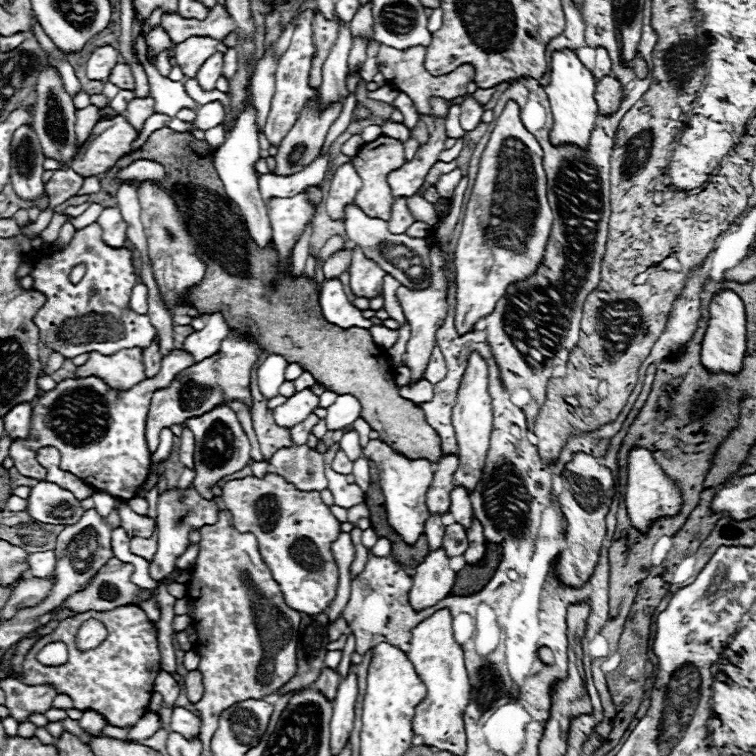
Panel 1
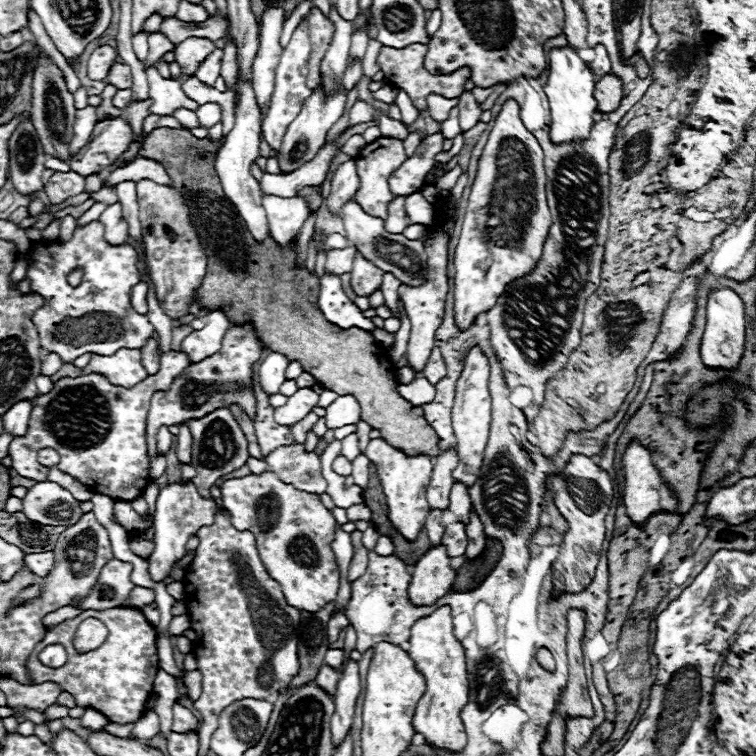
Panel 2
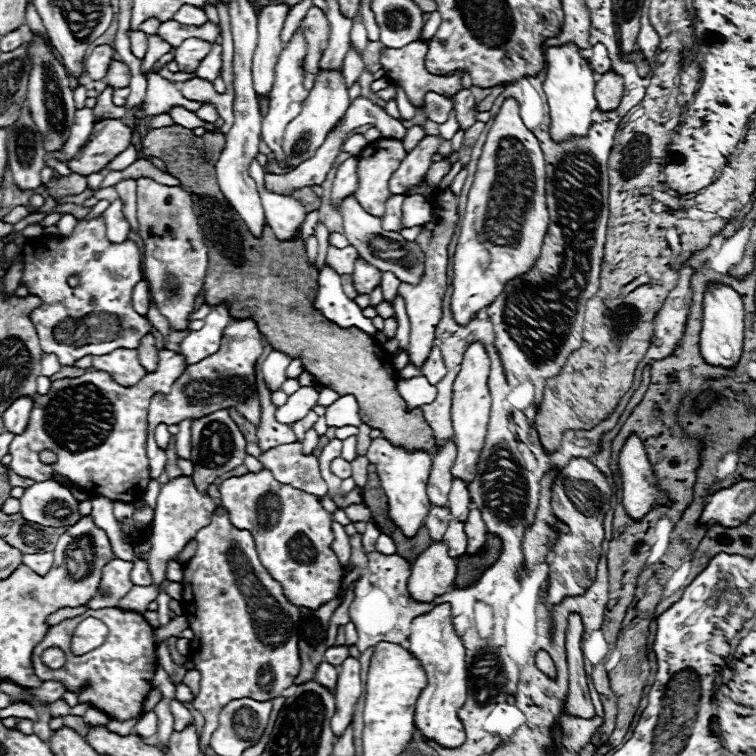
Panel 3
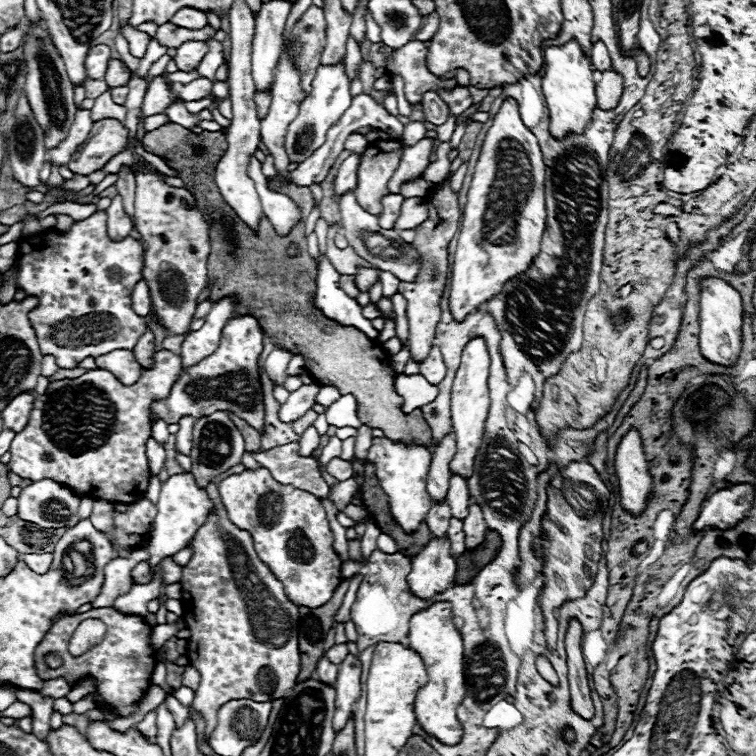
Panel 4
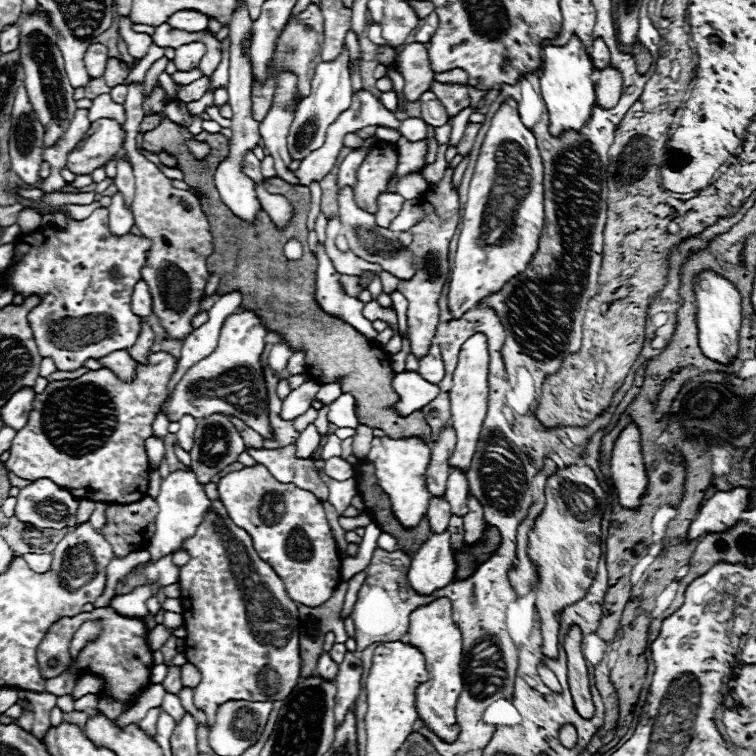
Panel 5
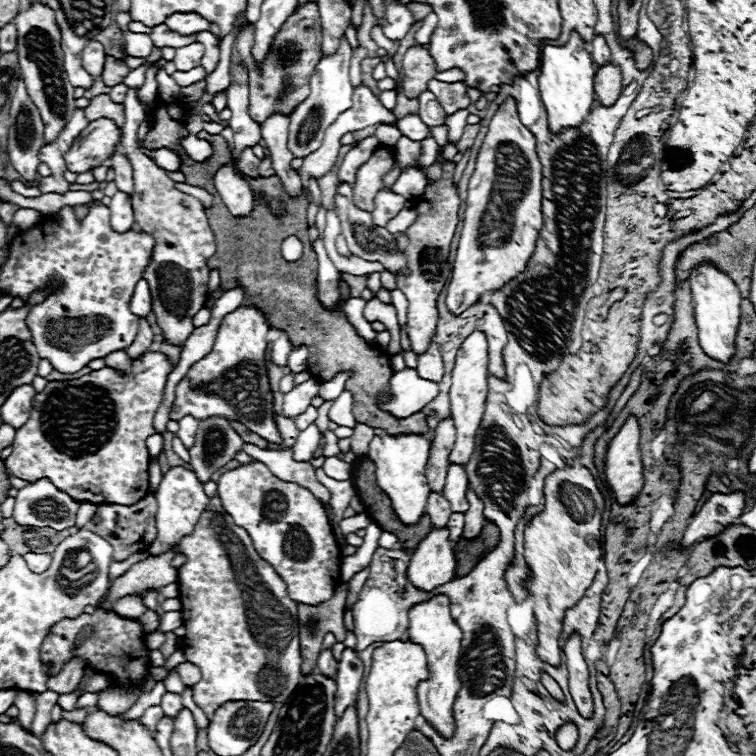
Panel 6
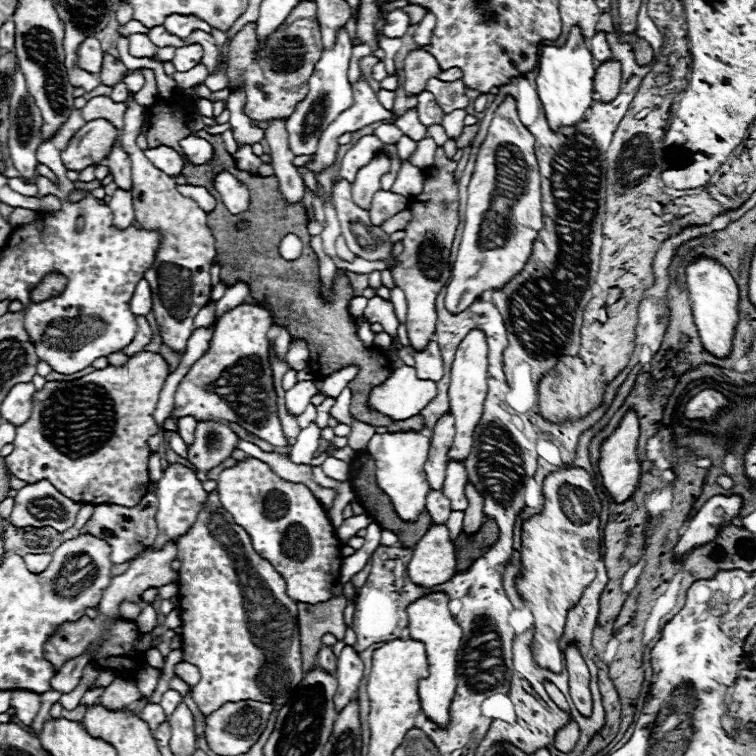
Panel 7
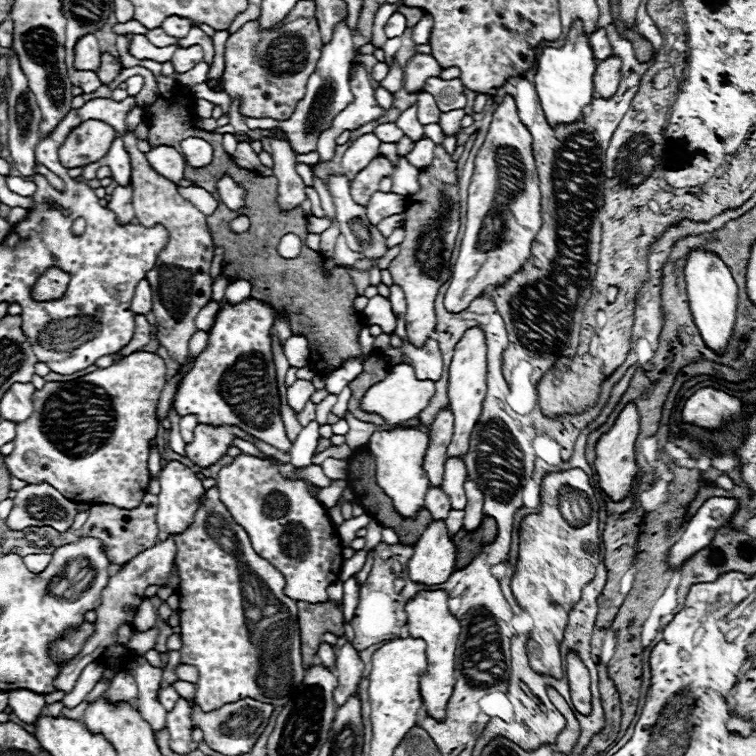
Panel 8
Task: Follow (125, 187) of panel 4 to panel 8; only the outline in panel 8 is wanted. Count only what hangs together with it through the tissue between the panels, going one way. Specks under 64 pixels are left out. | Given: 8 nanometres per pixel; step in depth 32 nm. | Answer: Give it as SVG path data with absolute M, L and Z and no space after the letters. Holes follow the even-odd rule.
M120 136L114 138L108 154L100 160L100 164L108 166L112 170L112 178L120 186L126 186L130 182L130 158L128 158L128 152L124 150L124 142Z

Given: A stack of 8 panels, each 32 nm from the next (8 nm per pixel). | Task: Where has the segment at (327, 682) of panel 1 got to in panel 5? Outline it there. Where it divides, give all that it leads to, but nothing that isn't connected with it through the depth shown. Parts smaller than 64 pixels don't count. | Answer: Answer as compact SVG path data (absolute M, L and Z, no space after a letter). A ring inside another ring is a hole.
M322 652L322 654L320 654L316 674L322 676L322 678L326 678L326 680L334 680L334 678L336 678L336 674L338 674L338 664L330 658L328 652Z

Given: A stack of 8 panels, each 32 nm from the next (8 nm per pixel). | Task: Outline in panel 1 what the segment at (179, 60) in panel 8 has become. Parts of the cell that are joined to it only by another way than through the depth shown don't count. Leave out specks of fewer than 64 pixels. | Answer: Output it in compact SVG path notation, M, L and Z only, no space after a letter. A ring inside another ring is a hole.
M190 36L188 40L176 44L174 58L182 72L188 78L194 78L198 68L206 62L206 58L216 52L216 44L218 40L212 40L208 36Z

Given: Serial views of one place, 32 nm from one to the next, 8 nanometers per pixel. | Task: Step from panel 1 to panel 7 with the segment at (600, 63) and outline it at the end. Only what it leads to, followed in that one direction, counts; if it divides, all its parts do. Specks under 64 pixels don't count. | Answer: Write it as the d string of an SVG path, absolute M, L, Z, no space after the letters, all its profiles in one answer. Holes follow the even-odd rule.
M596 32L588 40L588 46L590 46L590 52L592 52L596 62L606 62L606 60L612 58L612 52L610 52L610 46L608 46L608 40L606 40L604 32Z

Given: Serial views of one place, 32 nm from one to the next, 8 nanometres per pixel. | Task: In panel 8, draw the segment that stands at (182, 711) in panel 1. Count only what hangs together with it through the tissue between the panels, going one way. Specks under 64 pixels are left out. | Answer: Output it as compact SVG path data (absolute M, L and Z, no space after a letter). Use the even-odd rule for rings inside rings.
M172 684L166 686L166 688L162 688L162 690L158 692L158 696L160 696L160 704L162 704L166 710L172 710L174 704L176 704L176 700L180 698L178 692L172 688Z

